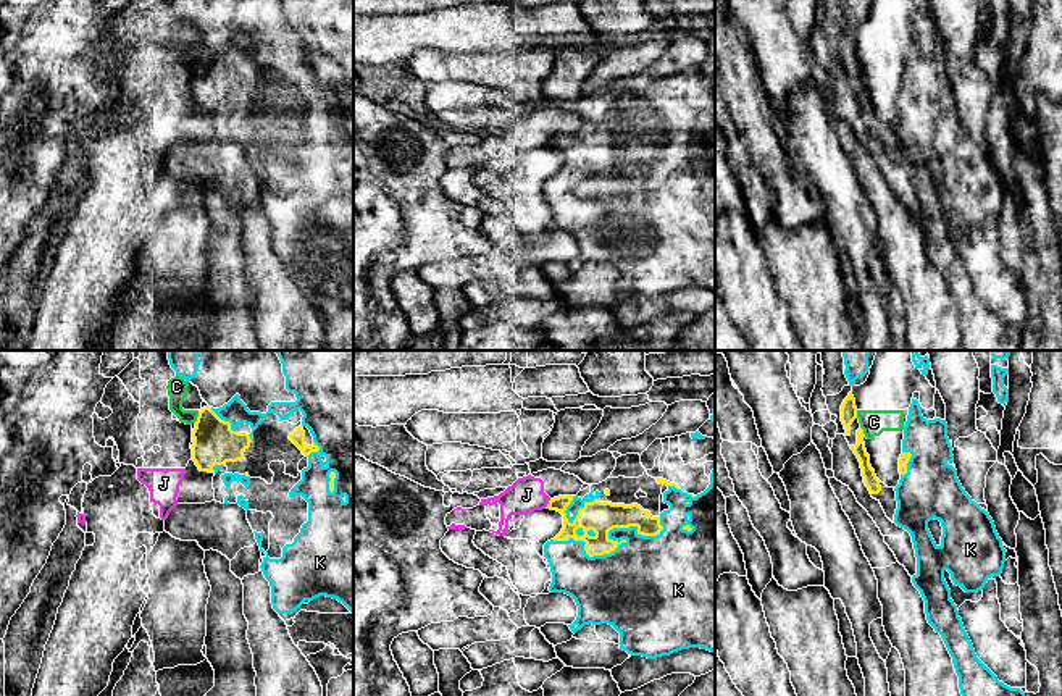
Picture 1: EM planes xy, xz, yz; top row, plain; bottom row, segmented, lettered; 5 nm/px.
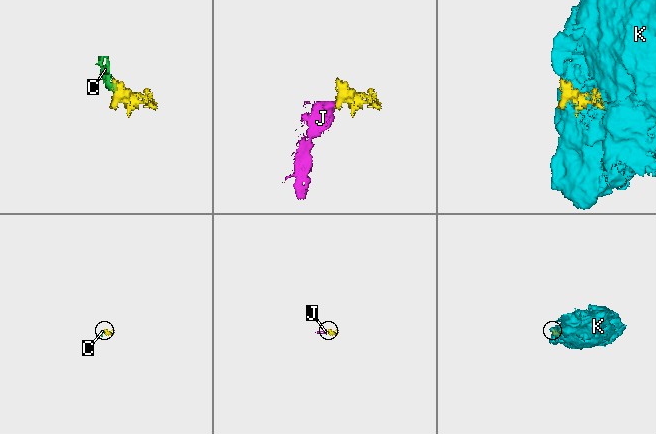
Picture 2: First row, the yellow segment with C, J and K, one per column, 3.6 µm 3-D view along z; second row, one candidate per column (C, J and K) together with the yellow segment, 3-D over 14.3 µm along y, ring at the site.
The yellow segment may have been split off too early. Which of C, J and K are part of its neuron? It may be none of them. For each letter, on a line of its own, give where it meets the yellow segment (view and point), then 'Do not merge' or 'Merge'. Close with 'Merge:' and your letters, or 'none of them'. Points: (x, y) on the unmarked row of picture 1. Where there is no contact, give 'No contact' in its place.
C: Touches yellow at xy (197, 55). Do not merge
J: Touches yellow at xz (549, 141). Do not merge
K: Touches yellow at xz (617, 184). Merge
Merge: K

